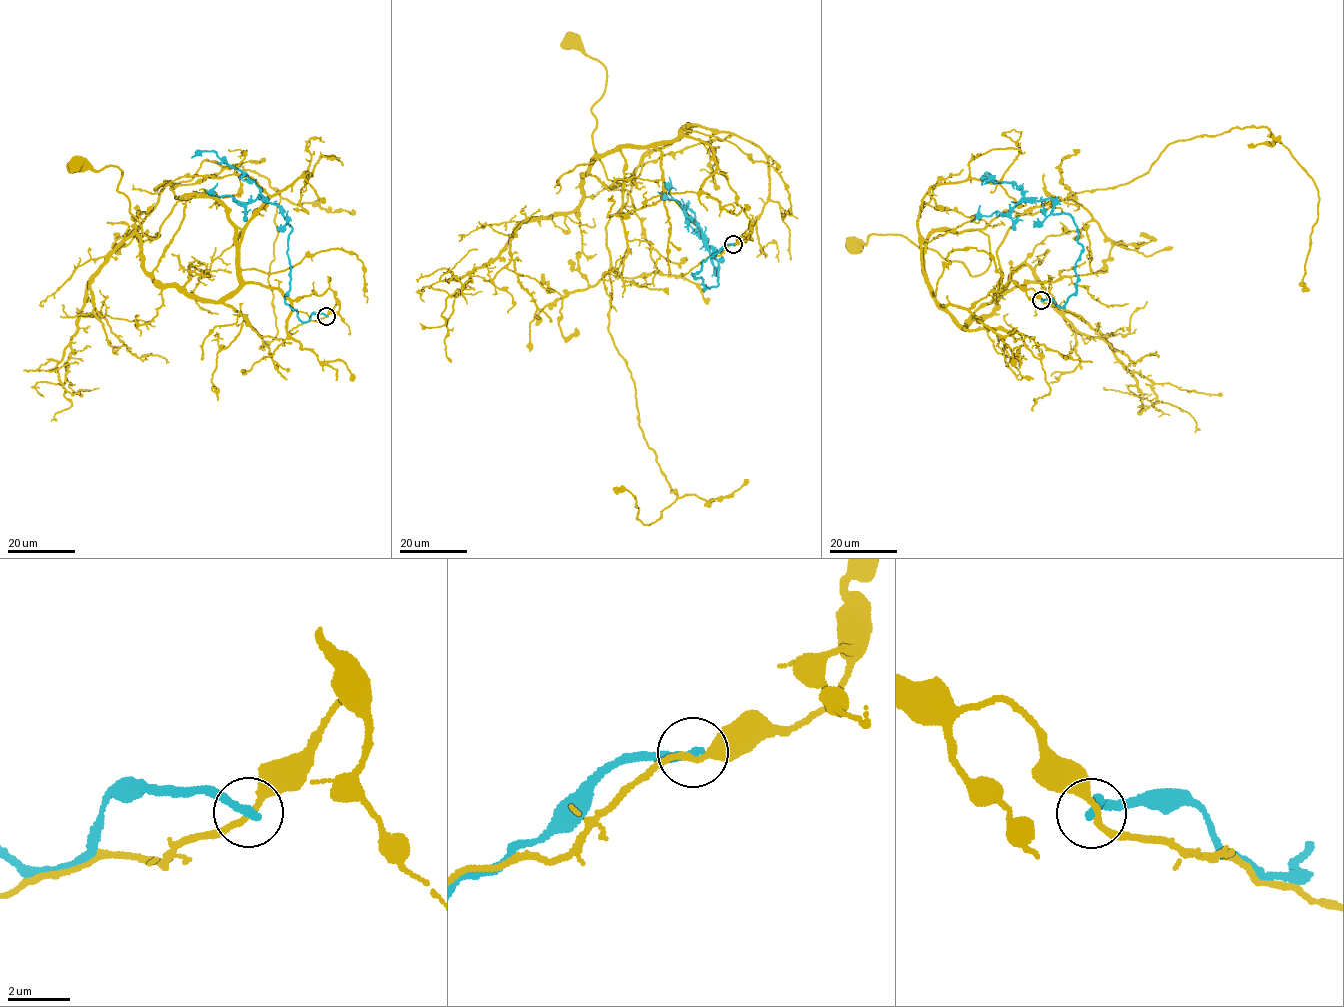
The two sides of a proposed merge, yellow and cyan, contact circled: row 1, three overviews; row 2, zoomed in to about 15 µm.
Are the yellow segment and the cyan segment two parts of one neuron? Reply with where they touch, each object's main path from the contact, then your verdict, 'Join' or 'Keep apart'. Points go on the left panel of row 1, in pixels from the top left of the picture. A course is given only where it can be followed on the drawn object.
Place: (326, 316). Course of yellow: (326, 315), (328, 288), (296, 301), (247, 283), (216, 200), (179, 199), (148, 237), (119, 168), (76, 164). Course of cyan: (326, 315), (312, 314), (302, 322), (286, 303), (291, 228), (283, 210), (212, 151), (191, 157). Keep apart

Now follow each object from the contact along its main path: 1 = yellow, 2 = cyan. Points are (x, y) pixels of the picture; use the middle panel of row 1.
1: (733, 244), (751, 221), (688, 125), (627, 185), (607, 179), (591, 110), (607, 70), (571, 41)
2: (733, 244), (692, 274), (705, 290), (717, 285), (719, 267), (695, 215), (657, 192)

